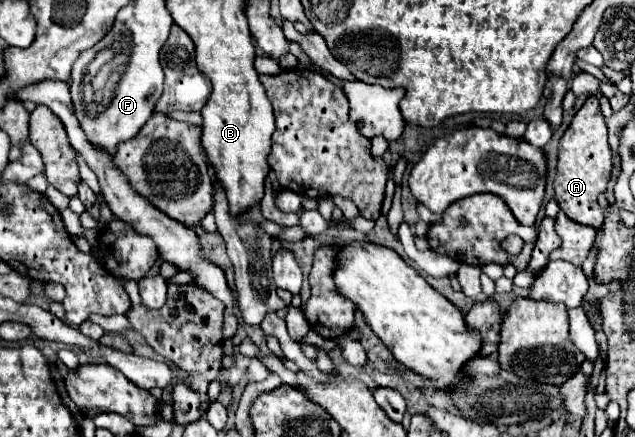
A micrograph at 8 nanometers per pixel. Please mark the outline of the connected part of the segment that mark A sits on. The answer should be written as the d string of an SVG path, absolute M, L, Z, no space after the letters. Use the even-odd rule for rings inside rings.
M589 97L585 105L577 111L573 117L569 129L565 131L561 145L559 145L559 163L557 163L557 175L553 181L555 189L555 201L559 203L561 211L581 225L589 225L599 229L603 223L603 211L597 203L597 197L607 189L609 177L611 177L611 149L607 143L607 127L605 117L599 109L599 99Z

